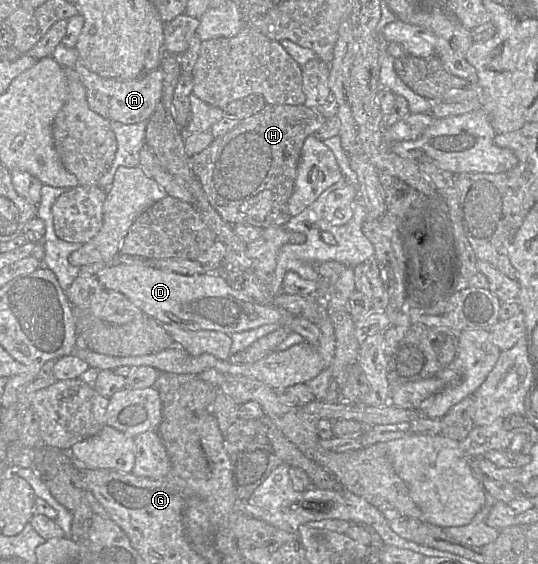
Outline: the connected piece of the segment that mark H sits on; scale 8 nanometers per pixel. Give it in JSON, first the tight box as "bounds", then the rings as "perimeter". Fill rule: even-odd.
{"bounds":[191,105,326,228],"perimeter":[[[266,105],[259,113],[254,114],[246,119],[241,120],[239,125],[235,127],[233,130],[230,132],[226,133],[223,136],[215,138],[215,140],[211,143],[209,147],[201,151],[200,153],[194,155],[191,157],[192,160],[192,168],[199,179],[202,188],[210,202],[210,204],[213,206],[213,208],[220,214],[220,216],[230,223],[231,225],[236,225],[236,224],[242,224],[242,225],[249,225],[249,226],[254,226],[254,227],[260,227],[260,228],[268,228],[268,227],[273,227],[273,226],[285,226],[286,223],[291,219],[291,215],[289,212],[289,199],[293,193],[294,190],[294,183],[297,175],[297,167],[298,163],[300,160],[301,156],[301,150],[304,144],[305,139],[310,136],[314,135],[319,131],[319,129],[324,125],[326,122],[326,118],[324,118],[317,110],[316,108],[309,108],[305,105],[297,105],[297,106],[292,106],[292,105]],[[264,190],[270,190],[274,197],[273,197],[273,204],[272,204],[272,209],[270,213],[266,216],[265,219],[263,220],[257,220],[252,218],[251,216],[248,216],[244,213],[241,212],[240,206],[250,198],[256,196],[260,192]]]}

